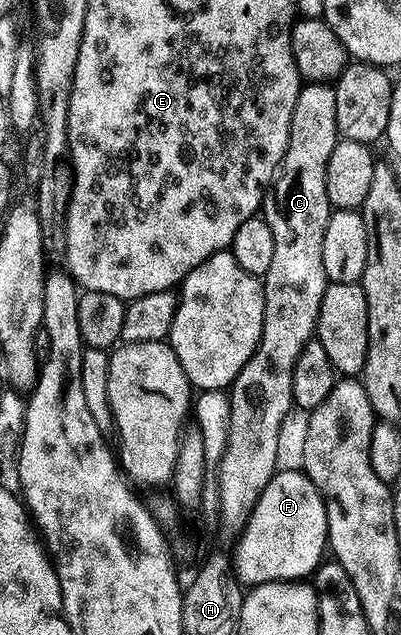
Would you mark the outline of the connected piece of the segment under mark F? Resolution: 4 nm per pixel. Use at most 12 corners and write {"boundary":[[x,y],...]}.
{"boundary":[[281,469],[239,531],[245,587],[304,580],[328,517],[307,474]]}

